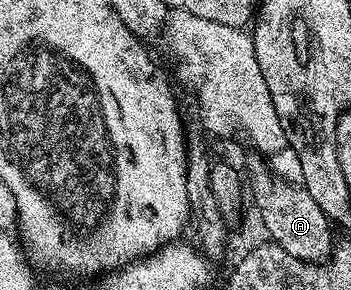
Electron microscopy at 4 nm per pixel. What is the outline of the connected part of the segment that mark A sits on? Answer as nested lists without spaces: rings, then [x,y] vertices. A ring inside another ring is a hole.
[[[253,156],[247,170],[247,190],[251,195],[251,202],[257,205],[261,213],[261,222],[270,239],[282,246],[291,256],[304,262],[322,263],[333,253],[335,239],[333,230],[329,227],[329,218],[318,199],[313,198],[305,191],[305,187],[292,182],[284,182],[273,173],[262,159]],[[253,194],[253,198],[252,198]]]

